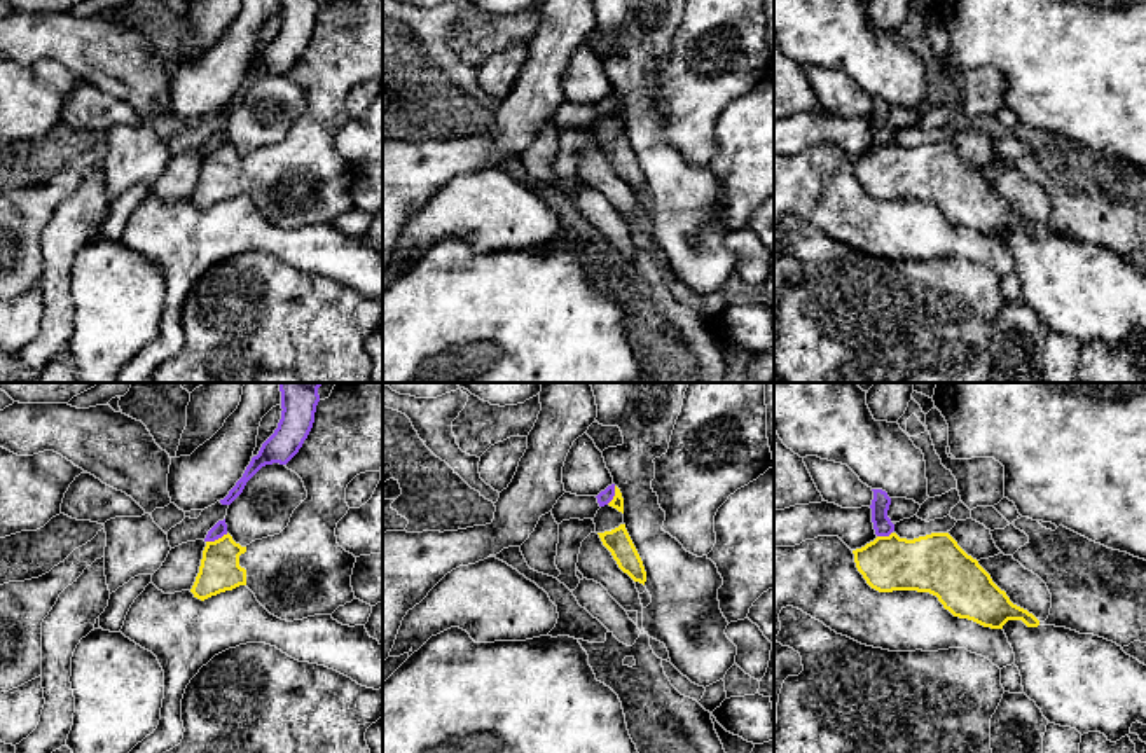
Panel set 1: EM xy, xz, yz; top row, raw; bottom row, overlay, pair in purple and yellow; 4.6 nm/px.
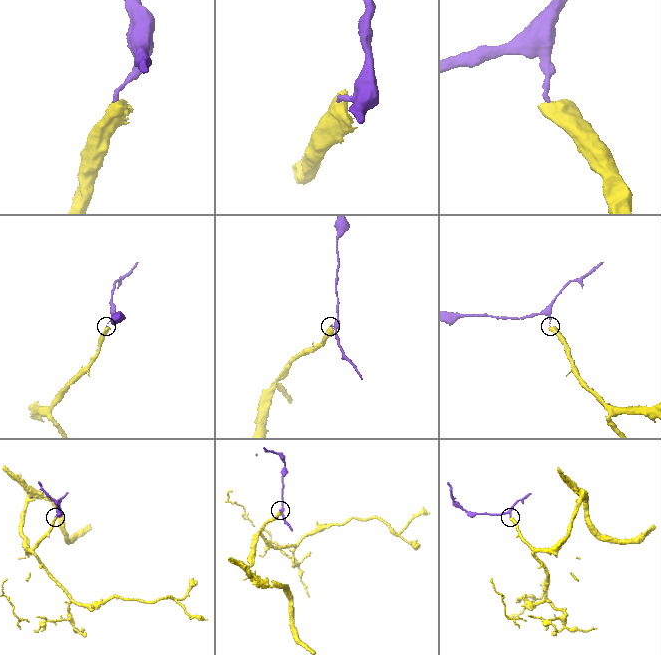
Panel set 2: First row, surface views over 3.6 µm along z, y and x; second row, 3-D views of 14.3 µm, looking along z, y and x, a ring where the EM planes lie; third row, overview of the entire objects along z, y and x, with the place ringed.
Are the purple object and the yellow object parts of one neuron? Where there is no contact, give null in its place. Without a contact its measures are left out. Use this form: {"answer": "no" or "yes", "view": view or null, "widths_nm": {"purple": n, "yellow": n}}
{"answer": "no", "view": "xy", "widths_nm": {"purple": 70, "yellow": 190}}

